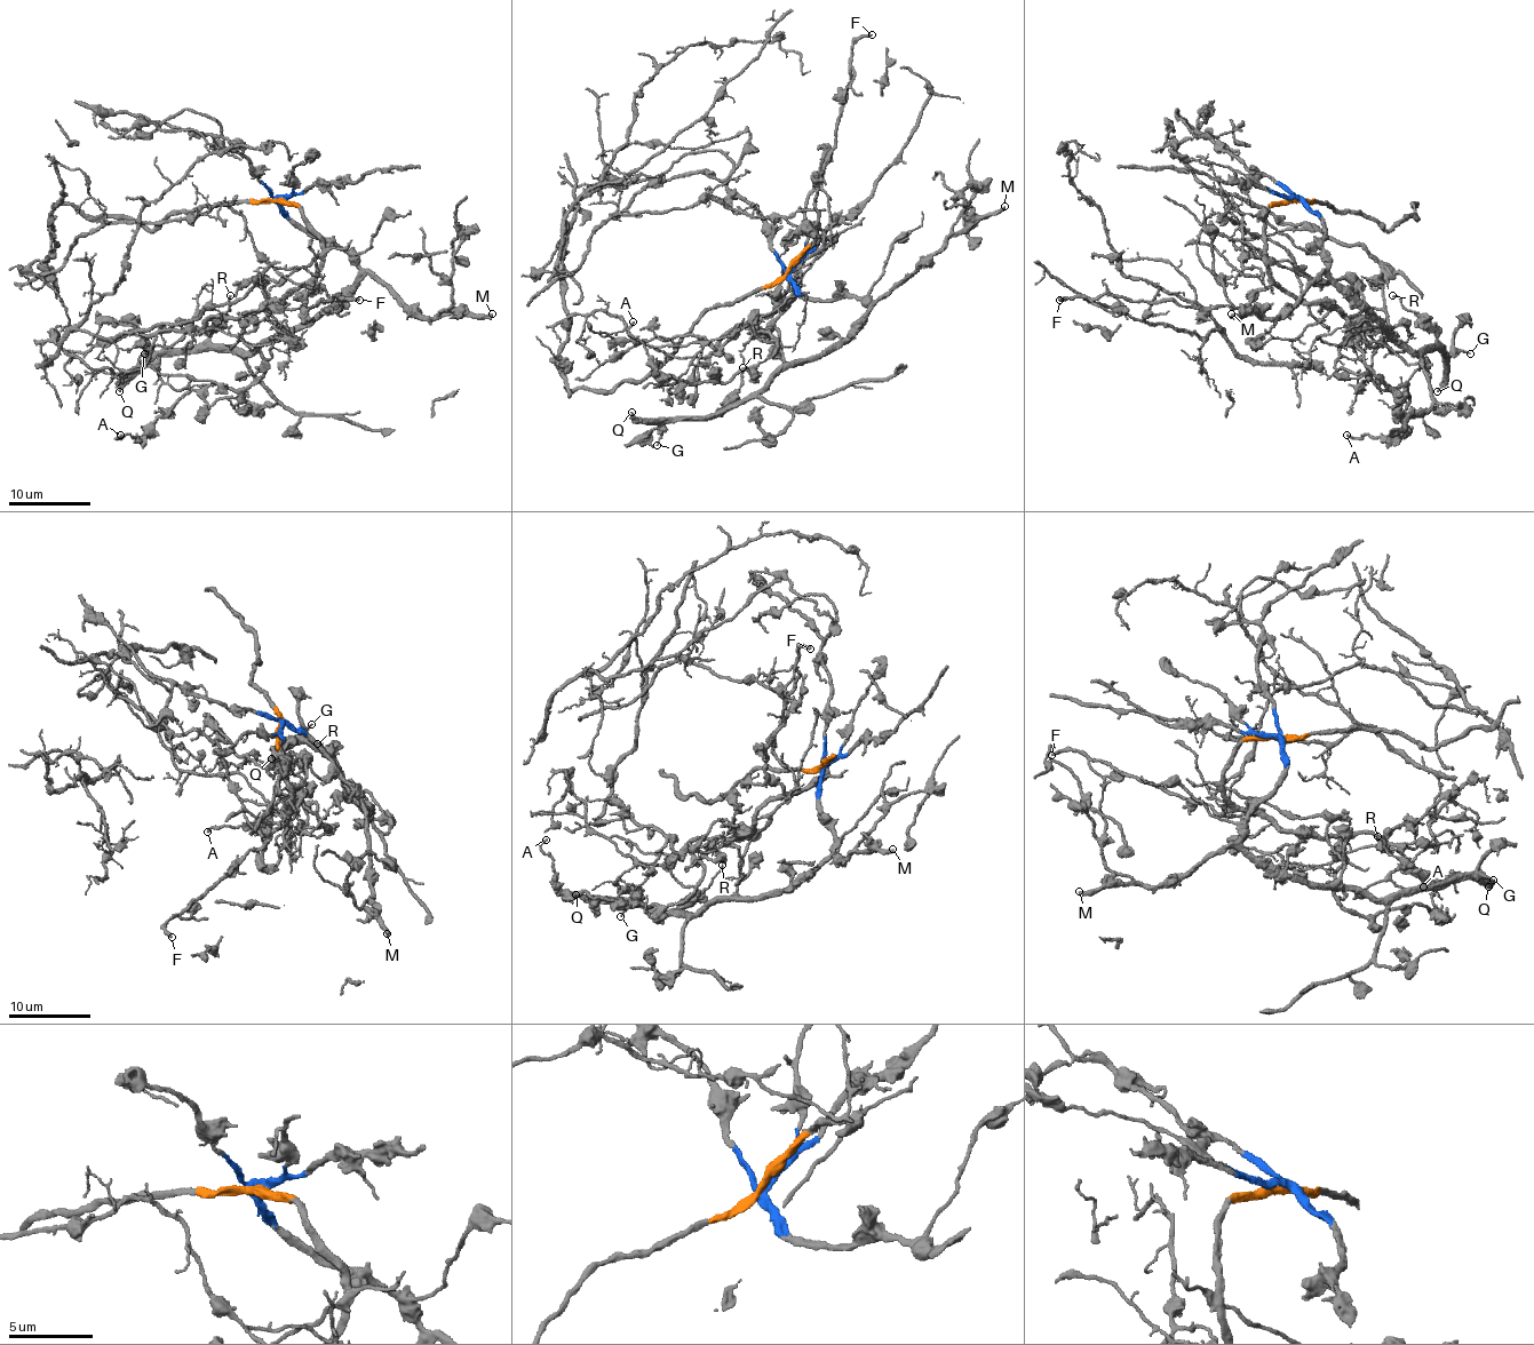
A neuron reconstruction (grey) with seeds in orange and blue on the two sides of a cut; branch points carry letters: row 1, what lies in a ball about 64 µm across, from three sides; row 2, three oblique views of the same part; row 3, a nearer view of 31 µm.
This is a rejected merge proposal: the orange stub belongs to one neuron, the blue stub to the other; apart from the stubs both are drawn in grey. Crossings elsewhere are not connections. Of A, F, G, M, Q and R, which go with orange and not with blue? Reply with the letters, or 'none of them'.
A, F

